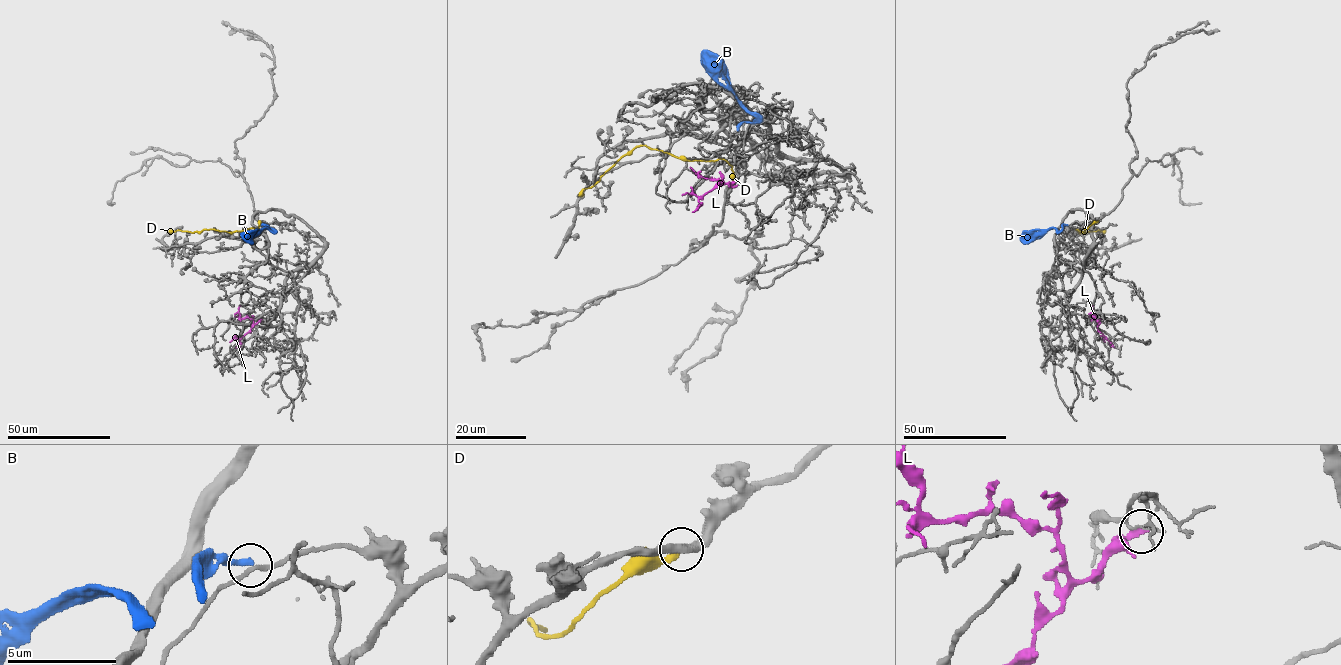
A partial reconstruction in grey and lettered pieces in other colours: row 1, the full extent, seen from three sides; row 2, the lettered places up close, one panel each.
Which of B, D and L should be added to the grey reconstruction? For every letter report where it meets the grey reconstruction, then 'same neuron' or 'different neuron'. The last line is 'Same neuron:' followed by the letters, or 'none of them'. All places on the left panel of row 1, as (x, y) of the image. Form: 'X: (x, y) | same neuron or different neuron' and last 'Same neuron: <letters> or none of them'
B: (262, 225) | different neuron
D: (259, 221) | different neuron
L: (261, 319) | different neuron
Same neuron: none of them

